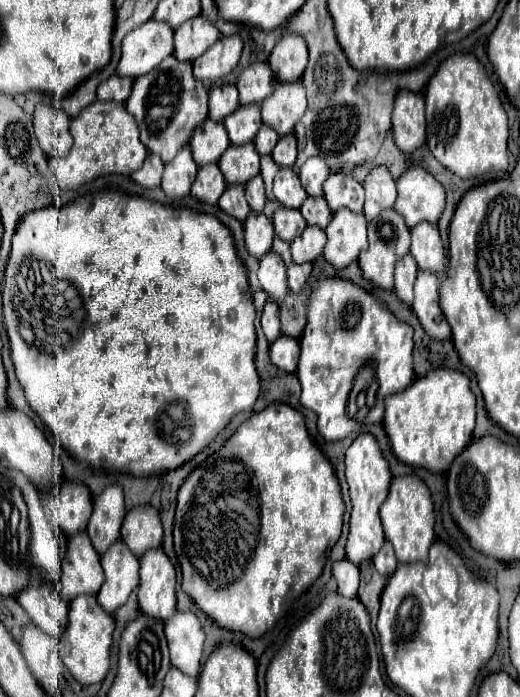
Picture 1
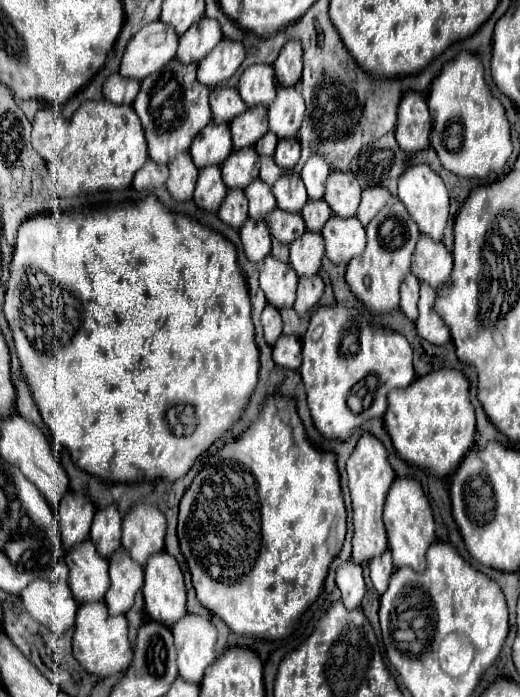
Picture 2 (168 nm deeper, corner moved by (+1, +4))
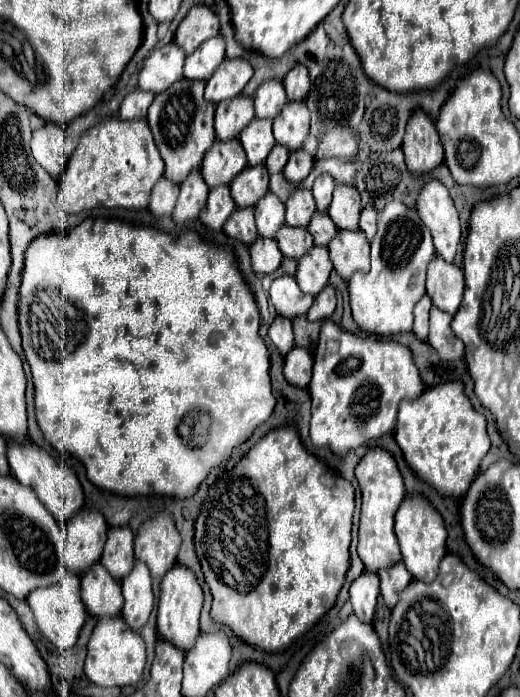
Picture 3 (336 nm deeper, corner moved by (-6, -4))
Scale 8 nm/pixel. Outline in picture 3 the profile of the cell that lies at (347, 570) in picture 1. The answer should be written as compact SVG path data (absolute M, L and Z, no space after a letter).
M363 572L349 588L349 602L353 606L353 614L359 616L365 624L371 624L375 606L379 598L379 576L371 572Z

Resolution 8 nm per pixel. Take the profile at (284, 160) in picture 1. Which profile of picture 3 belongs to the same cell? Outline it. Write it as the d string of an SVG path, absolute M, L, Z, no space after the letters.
M295 150L295 152L291 152L291 160L287 162L287 168L283 170L283 174L289 182L299 184L309 176L313 164L315 164L315 160L311 154L307 154L305 150Z

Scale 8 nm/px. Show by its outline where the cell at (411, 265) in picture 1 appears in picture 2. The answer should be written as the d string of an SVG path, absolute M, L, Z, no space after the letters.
M408 274L400 286L400 310L410 320L416 320L418 316L418 286L420 280L414 274Z

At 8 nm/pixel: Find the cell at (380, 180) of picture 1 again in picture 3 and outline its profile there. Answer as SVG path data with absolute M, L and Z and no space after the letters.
M367 206L367 208L361 210L361 222L359 222L359 228L363 230L365 238L371 242L373 236L375 236L375 232L377 232L377 210L375 210L375 208Z

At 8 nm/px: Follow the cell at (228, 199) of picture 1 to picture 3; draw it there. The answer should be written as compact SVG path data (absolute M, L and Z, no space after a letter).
M237 208L231 214L231 220L227 220L225 224L225 234L233 240L239 240L247 246L251 246L257 238L257 228L255 228L255 216L253 216L253 208Z

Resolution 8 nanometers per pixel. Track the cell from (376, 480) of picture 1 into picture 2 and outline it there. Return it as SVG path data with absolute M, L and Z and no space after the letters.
M364 432L348 458L346 464L348 470L348 486L350 486L350 498L352 498L352 524L354 524L354 536L352 536L352 560L356 564L362 564L366 560L372 560L388 548L386 534L384 534L384 524L382 524L382 506L386 500L386 494L394 482L394 470L388 462L388 454L382 446L382 442Z

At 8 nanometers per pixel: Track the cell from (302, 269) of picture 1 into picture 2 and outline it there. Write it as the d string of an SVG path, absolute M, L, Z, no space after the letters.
M314 274L314 276L300 276L298 278L294 310L300 316L306 314L310 308L314 308L314 304L322 298L322 294L324 294L324 282L322 282L322 278L318 274Z

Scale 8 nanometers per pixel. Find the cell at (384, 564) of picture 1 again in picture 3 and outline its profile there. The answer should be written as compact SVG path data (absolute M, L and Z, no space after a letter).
M397 562L391 568L379 570L379 578L381 578L381 596L389 608L395 608L395 604L399 602L399 592L405 590L413 580L413 576L407 572L403 562Z

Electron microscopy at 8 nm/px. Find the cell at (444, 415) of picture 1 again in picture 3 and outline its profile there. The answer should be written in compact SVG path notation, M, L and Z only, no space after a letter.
M461 382L427 388L419 398L403 400L403 404L399 404L395 440L411 470L447 498L463 498L467 494L479 472L481 458L489 450L485 416L473 410Z

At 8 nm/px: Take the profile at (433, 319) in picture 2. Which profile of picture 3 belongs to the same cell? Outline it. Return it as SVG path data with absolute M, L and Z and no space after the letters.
M431 308L431 332L429 332L429 344L437 350L437 354L443 360L459 360L463 358L463 342L453 334L451 330L451 320L453 316L439 310Z

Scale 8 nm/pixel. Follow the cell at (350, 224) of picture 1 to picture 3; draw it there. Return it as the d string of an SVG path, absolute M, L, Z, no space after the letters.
M339 230L329 244L329 252L333 268L343 280L349 280L357 270L369 270L369 242L359 230Z

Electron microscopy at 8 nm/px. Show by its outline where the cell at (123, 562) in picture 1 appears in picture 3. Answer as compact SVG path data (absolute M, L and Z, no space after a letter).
M135 562L135 568L127 576L127 580L121 580L121 588L125 596L125 606L121 616L123 620L127 620L131 628L135 628L135 632L139 632L153 610L151 574L147 564Z

